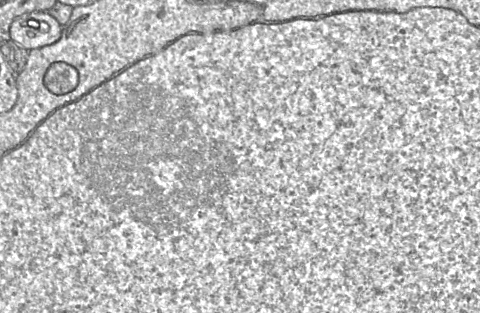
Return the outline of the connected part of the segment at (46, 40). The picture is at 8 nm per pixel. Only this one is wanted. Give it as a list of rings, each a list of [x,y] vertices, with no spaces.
[[[47,12],[23,14],[10,26],[10,39],[28,51],[56,43],[61,33],[61,25]]]

